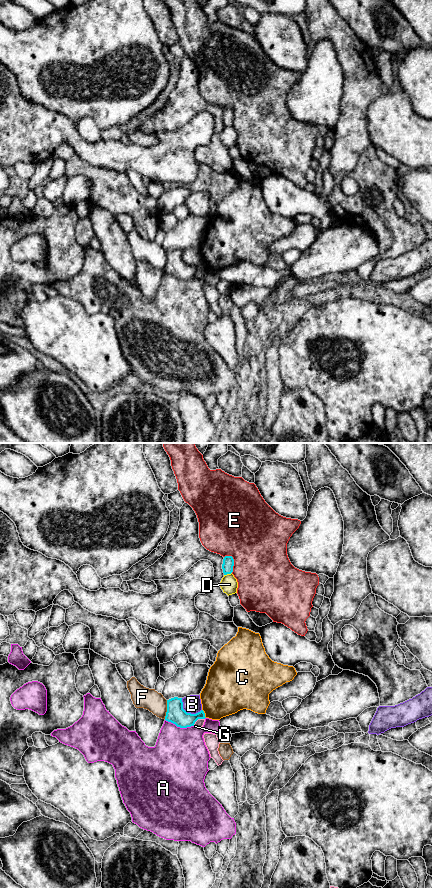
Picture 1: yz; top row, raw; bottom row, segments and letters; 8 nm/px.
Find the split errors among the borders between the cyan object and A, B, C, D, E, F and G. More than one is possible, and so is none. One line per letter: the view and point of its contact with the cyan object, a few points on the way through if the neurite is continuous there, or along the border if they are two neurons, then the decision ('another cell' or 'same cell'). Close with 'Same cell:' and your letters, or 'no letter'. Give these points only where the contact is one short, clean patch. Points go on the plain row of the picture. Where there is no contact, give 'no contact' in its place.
A: yz (179, 278) | another cell
B: yz (186, 264) | another cell
C: yz (204, 265) | along yz (202, 261), (206, 269) | another cell
D: yz (227, 125) | another cell
E: yz (233, 113) | another cell
F: yz (167, 261) | another cell
G: yz (198, 270) | along yz (204, 270), (199, 270), (193, 277) | another cell
Same cell: no letter

